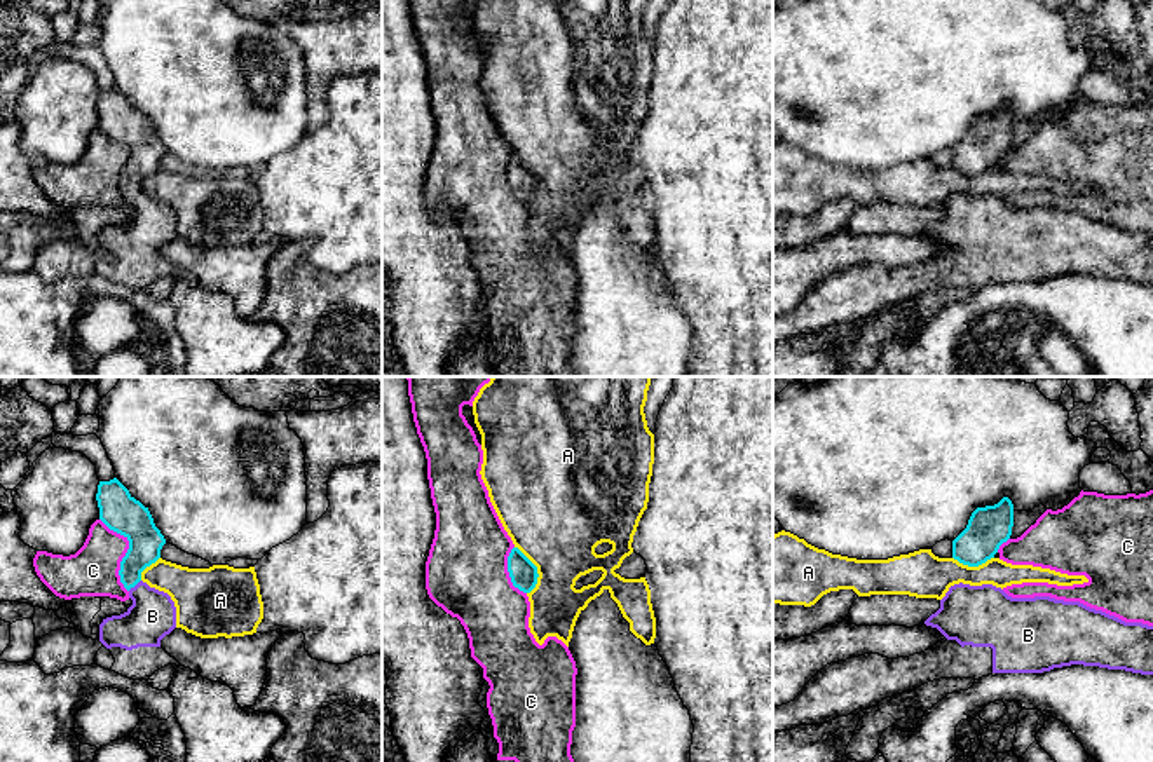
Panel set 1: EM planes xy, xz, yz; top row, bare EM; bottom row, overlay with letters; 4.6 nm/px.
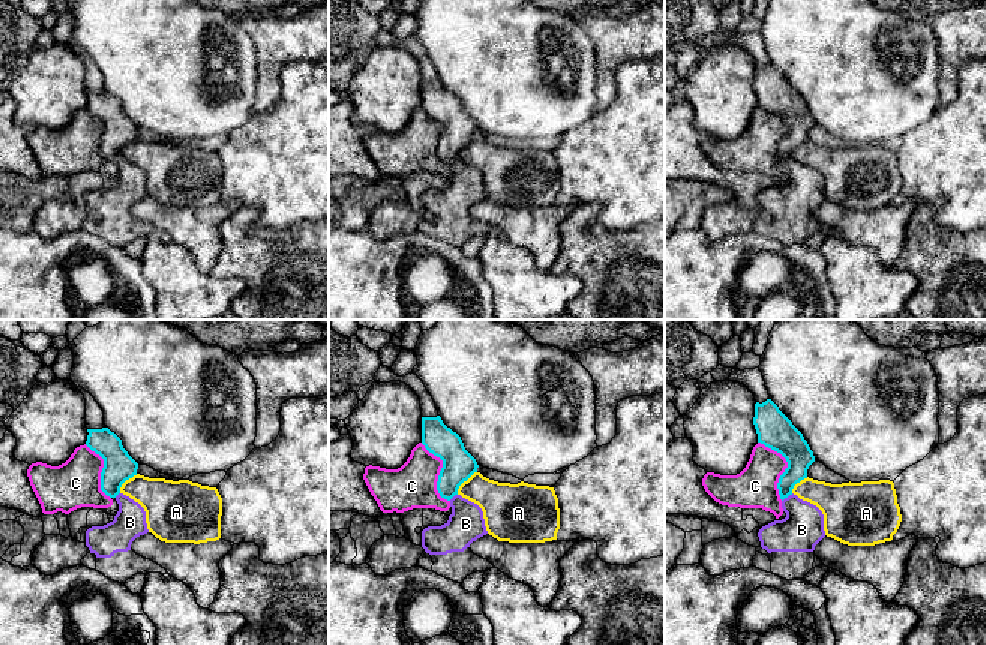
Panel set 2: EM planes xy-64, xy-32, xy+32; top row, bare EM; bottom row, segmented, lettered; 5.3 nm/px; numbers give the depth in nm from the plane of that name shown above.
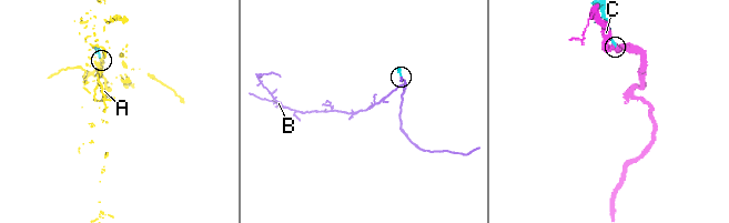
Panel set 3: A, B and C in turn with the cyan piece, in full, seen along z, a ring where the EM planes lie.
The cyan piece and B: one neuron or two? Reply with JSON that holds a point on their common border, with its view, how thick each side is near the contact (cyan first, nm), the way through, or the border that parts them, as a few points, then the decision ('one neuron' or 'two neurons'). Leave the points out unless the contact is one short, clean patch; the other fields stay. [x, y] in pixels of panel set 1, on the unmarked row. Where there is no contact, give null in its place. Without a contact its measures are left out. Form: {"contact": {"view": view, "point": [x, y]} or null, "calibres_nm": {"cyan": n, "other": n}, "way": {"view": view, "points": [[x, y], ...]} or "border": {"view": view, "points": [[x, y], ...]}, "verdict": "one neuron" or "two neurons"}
{"contact": {"view": "xy", "point": [133, 196]}, "calibres_nm": {"cyan": 160, "other": 220}, "way": {"view": "xy", "points": [[145, 150], [133, 173], [133, 196], [149, 213], [152, 225]]}, "verdict": "one neuron"}

